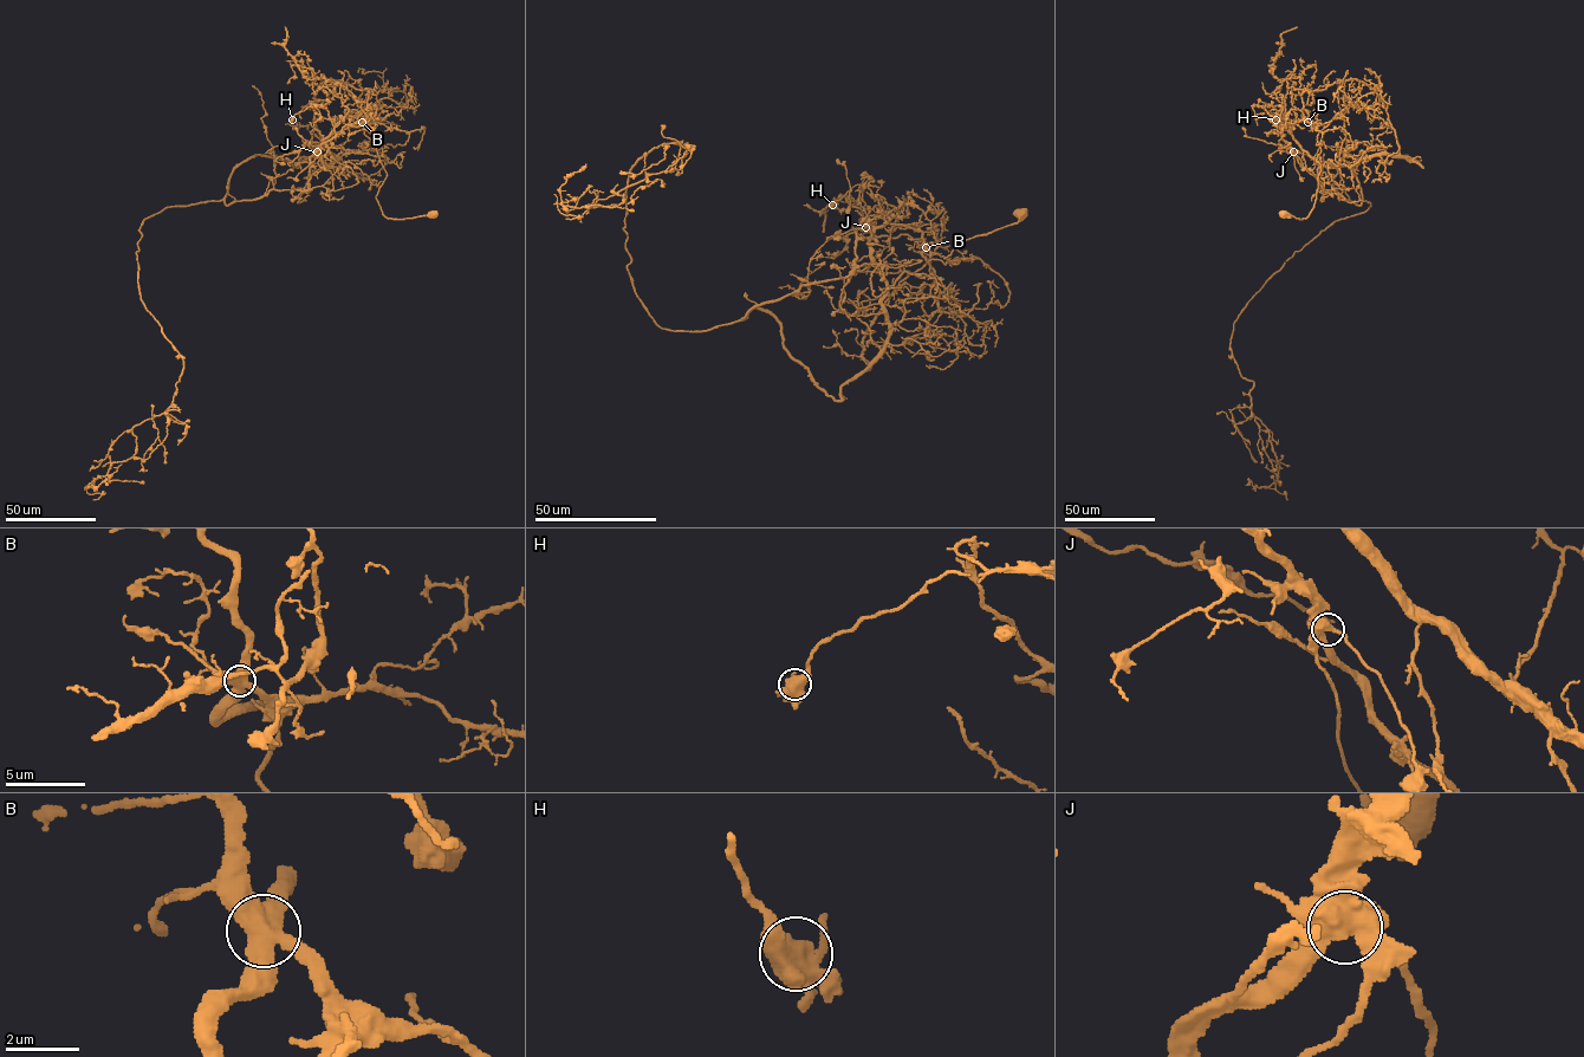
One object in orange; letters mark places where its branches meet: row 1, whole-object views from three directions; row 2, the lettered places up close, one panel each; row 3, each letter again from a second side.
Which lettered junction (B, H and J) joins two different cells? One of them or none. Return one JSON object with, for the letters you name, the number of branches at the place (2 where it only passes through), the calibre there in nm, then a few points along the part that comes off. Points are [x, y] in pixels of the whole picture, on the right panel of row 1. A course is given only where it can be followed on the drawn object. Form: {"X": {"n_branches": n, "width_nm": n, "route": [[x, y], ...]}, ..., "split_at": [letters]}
{"B": {"n_branches": 4, "width_nm": 550, "route": [[1307, 122], [1329, 123], [1317, 135], [1320, 172], [1315, 205], [1302, 219], [1279, 213]]}, "split_at": ["B"]}

